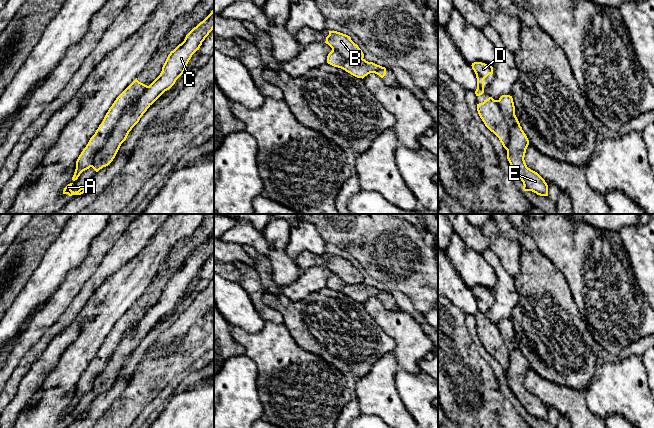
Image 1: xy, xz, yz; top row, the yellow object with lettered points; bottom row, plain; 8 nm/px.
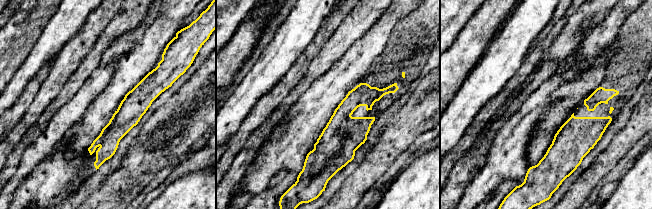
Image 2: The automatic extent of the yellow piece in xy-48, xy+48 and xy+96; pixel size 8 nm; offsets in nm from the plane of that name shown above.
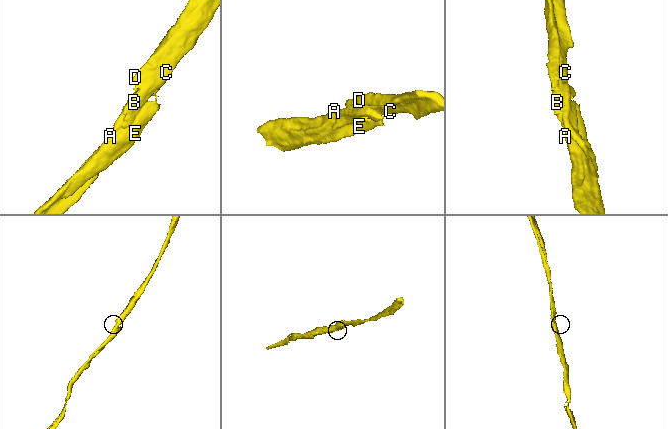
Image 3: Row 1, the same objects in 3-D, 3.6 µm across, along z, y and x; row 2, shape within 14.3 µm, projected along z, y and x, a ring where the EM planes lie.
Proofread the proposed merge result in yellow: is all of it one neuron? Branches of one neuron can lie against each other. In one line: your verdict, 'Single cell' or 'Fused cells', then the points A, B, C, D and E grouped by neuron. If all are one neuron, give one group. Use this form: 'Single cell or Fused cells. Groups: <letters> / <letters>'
Fused cells. Groups: A E / B C D

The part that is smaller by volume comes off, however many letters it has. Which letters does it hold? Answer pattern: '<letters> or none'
B, C, D

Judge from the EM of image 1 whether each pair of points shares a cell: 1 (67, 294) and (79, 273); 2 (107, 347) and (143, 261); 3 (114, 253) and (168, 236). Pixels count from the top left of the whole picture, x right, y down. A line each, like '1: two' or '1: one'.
1: one
2: two
3: two

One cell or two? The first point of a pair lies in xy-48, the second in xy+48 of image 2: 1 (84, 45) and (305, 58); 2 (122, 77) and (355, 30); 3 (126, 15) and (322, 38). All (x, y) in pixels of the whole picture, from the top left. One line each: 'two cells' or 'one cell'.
1: one cell
2: two cells
3: two cells

